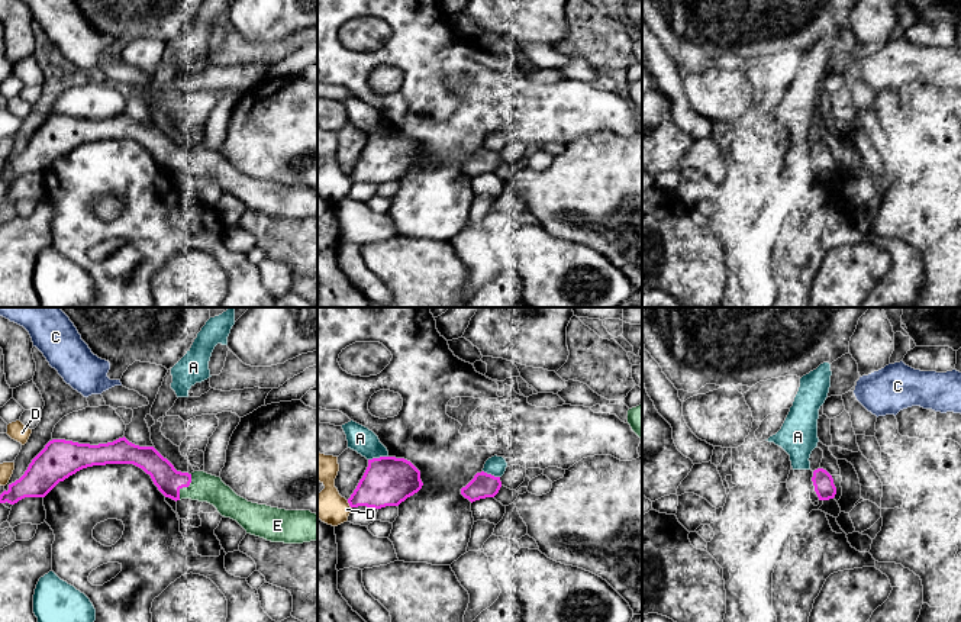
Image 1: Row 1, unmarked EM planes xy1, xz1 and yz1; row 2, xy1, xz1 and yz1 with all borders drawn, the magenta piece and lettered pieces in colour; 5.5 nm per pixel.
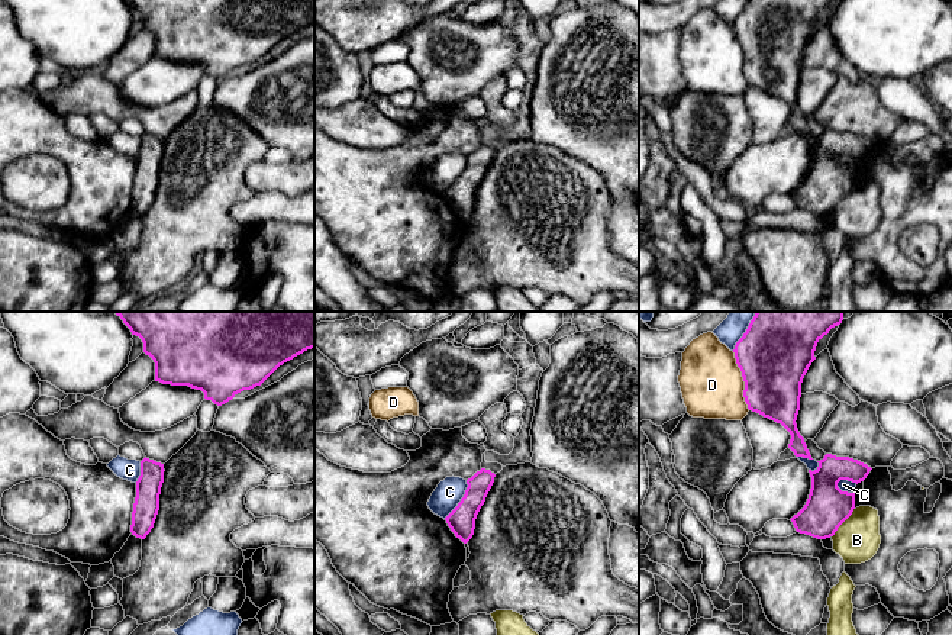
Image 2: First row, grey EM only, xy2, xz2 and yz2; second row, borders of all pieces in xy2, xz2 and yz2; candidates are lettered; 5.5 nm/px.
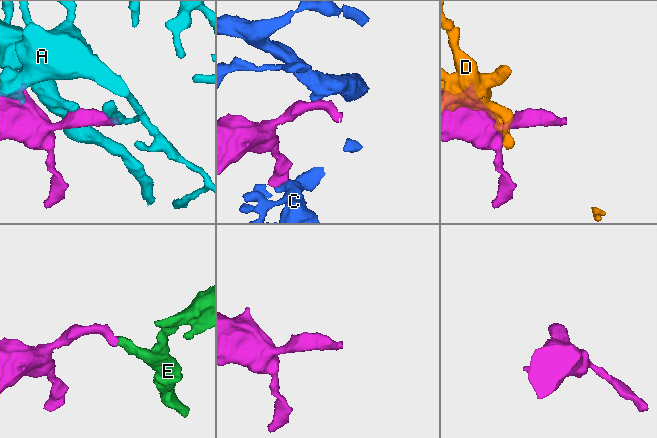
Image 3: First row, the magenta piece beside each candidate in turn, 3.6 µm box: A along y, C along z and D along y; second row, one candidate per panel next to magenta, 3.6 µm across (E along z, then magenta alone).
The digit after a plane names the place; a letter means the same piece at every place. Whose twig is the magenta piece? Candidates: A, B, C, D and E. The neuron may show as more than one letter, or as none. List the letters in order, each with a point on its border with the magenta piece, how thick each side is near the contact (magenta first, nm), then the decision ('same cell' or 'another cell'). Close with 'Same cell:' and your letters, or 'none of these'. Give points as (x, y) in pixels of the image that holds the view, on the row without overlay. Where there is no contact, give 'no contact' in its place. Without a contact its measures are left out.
A: contact xz1 (377, 134); calibres 280 and 140 nm; another cell
B: contact yz2 (844, 196); calibres 240 and 240 nm; another cell
C: contact yz2 (845, 154); calibres 240 and 60 nm; another cell
D: contact yz2 (744, 55); calibres 380 and 340 nm; another cell
E: contact xy1 (184, 161); calibres 150 and 160 nm; same cell
Same cell: E

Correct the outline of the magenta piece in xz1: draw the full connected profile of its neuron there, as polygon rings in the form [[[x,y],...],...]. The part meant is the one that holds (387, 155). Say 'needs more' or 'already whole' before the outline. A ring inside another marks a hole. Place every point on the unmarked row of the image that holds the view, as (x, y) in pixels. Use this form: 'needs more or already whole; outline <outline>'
already whole; outline [[[396,132],[373,133],[348,178],[351,183],[374,184],[399,181],[422,161],[420,146],[410,136]]]

